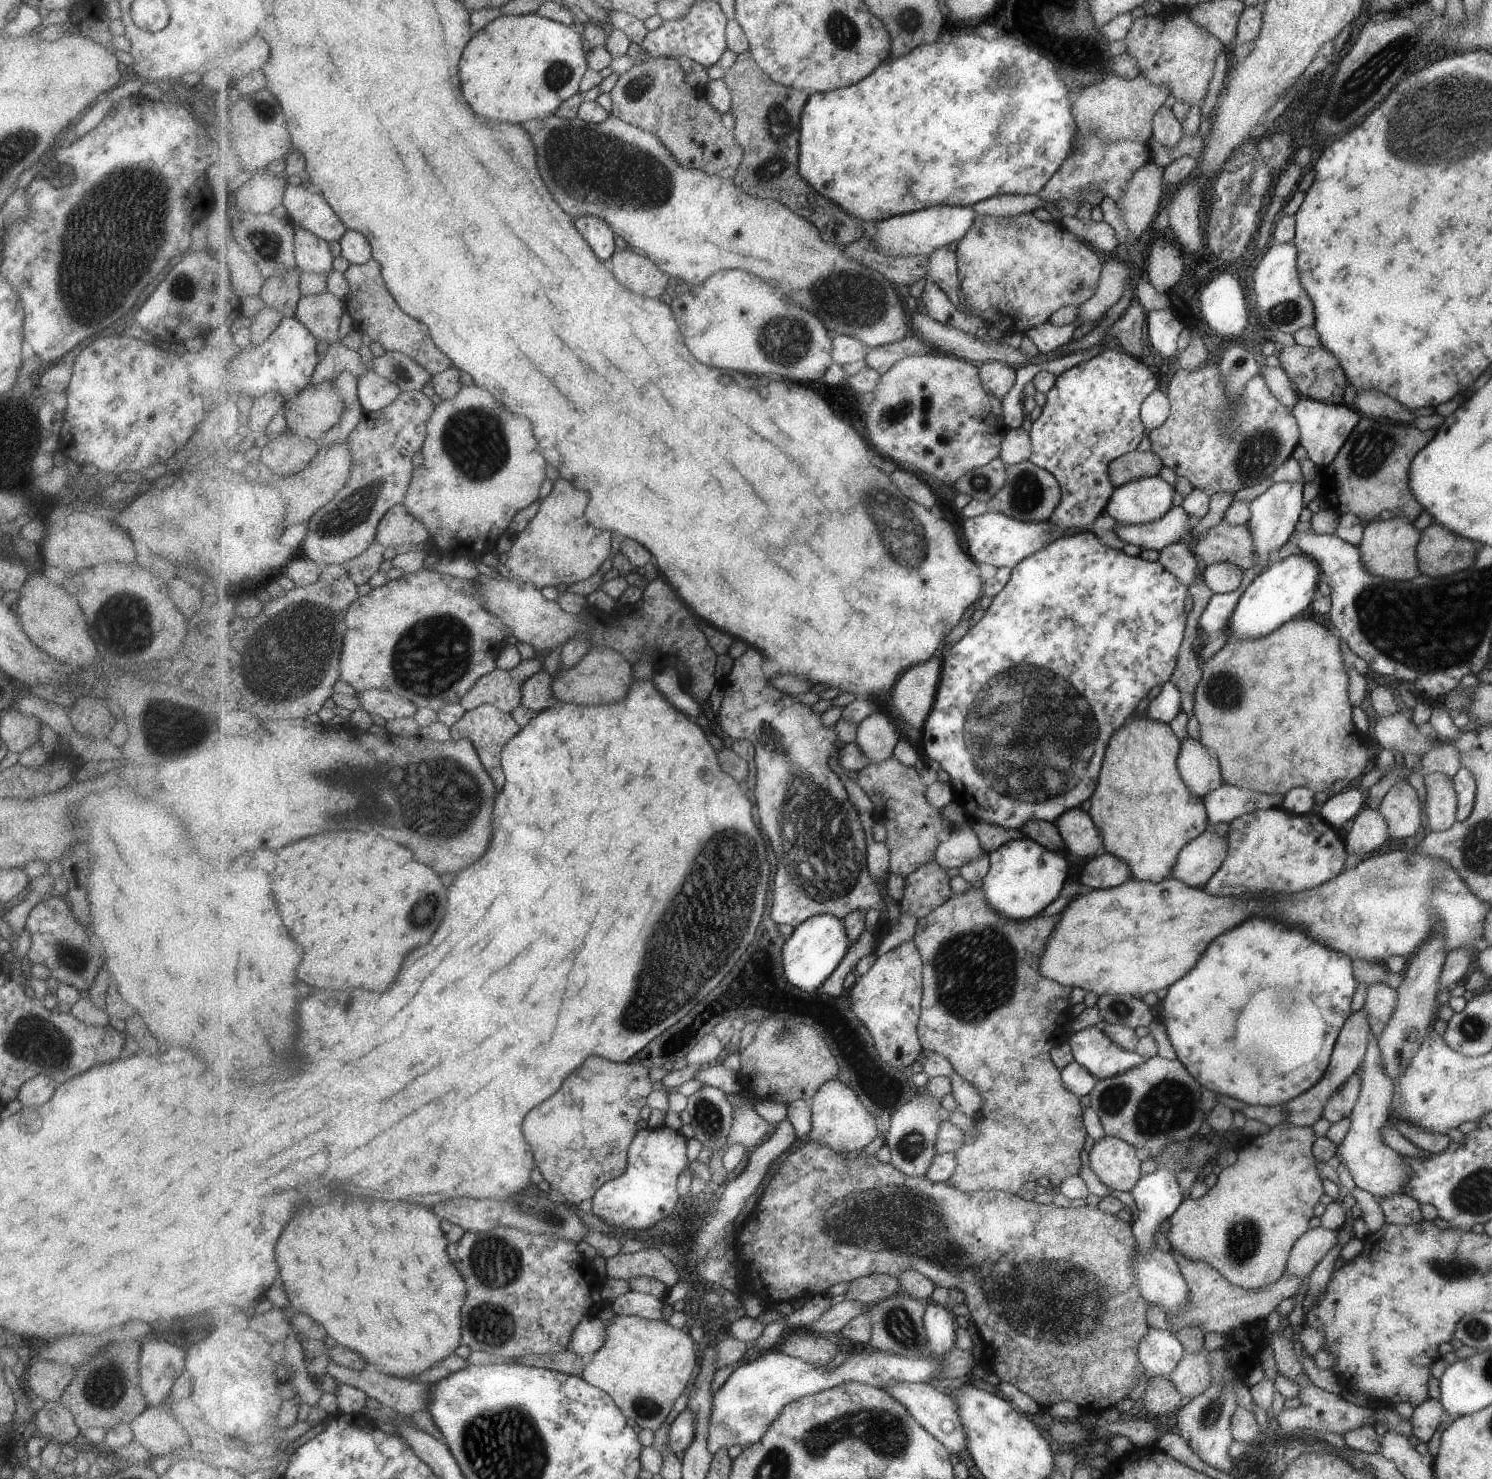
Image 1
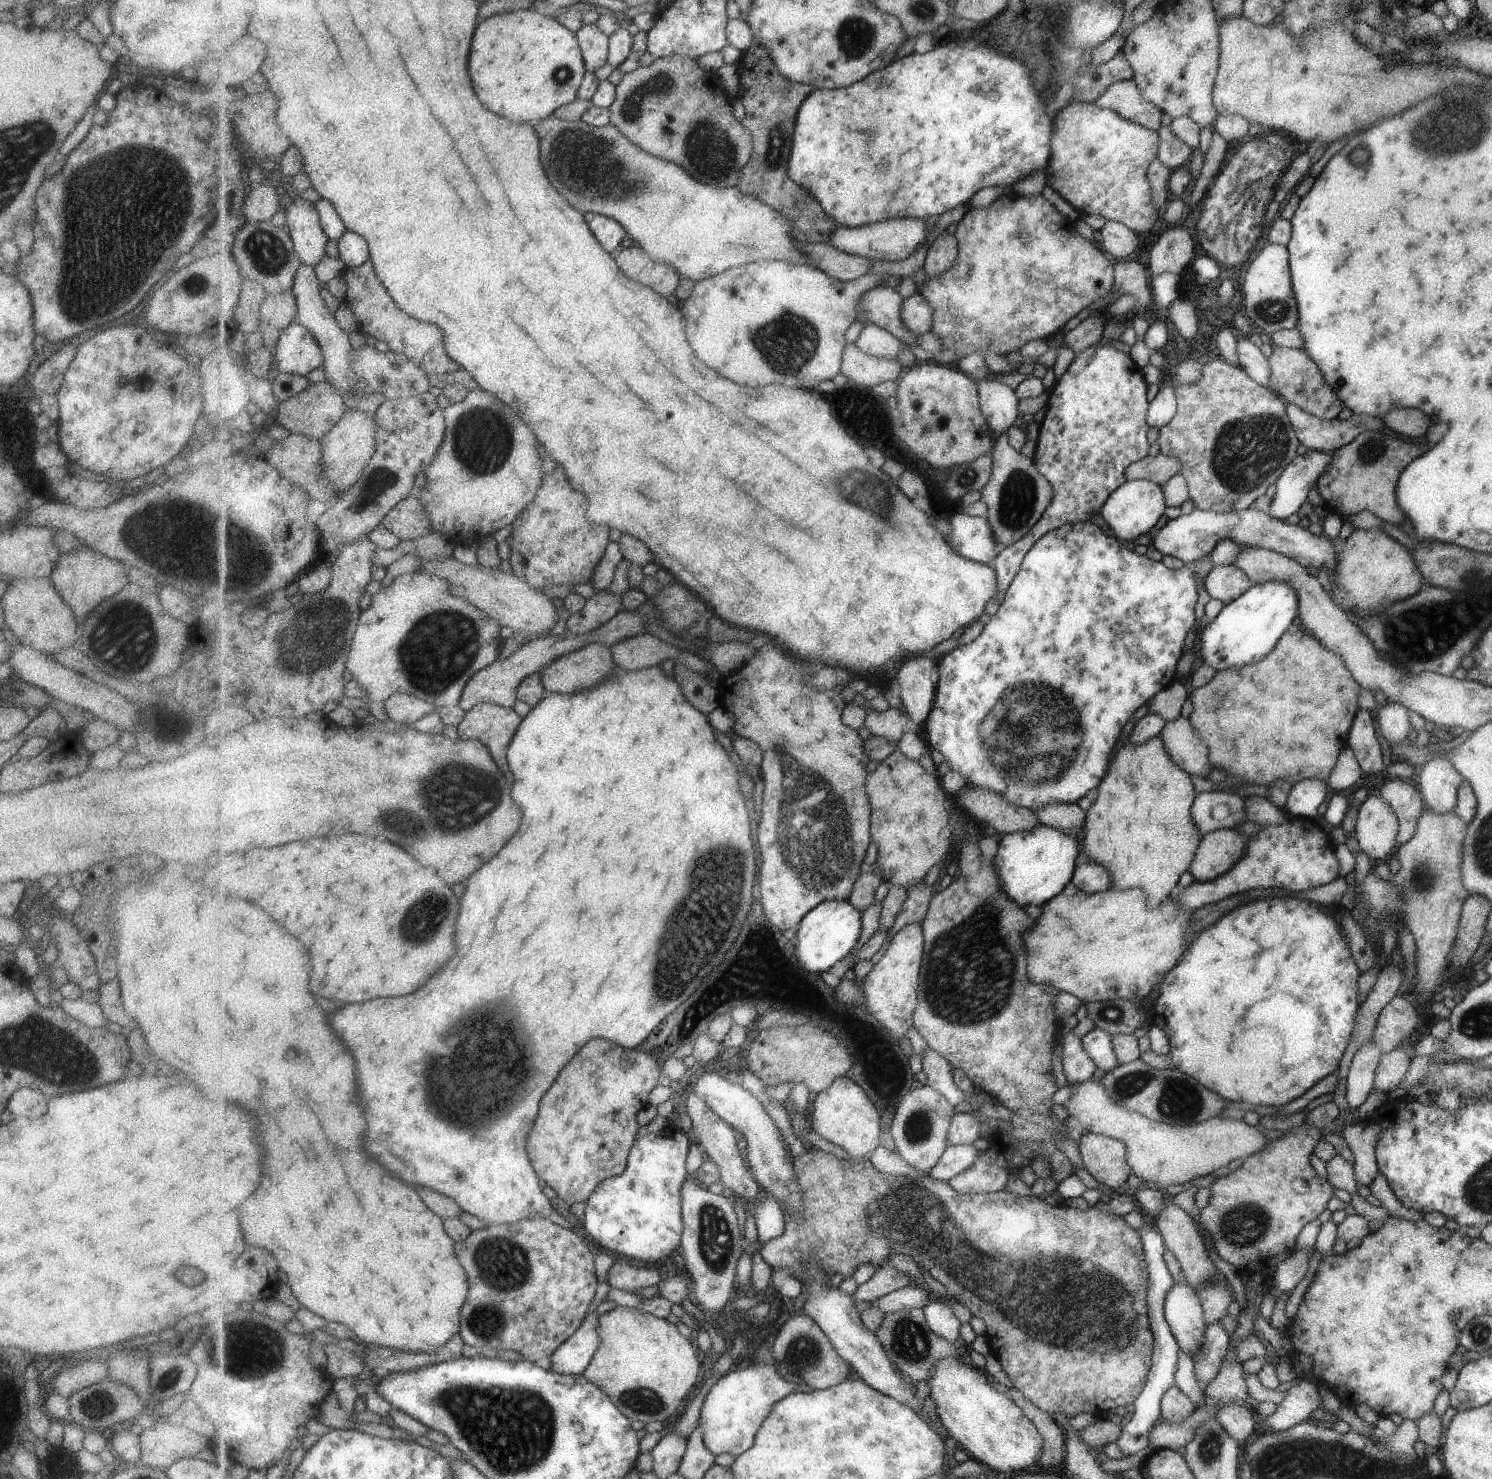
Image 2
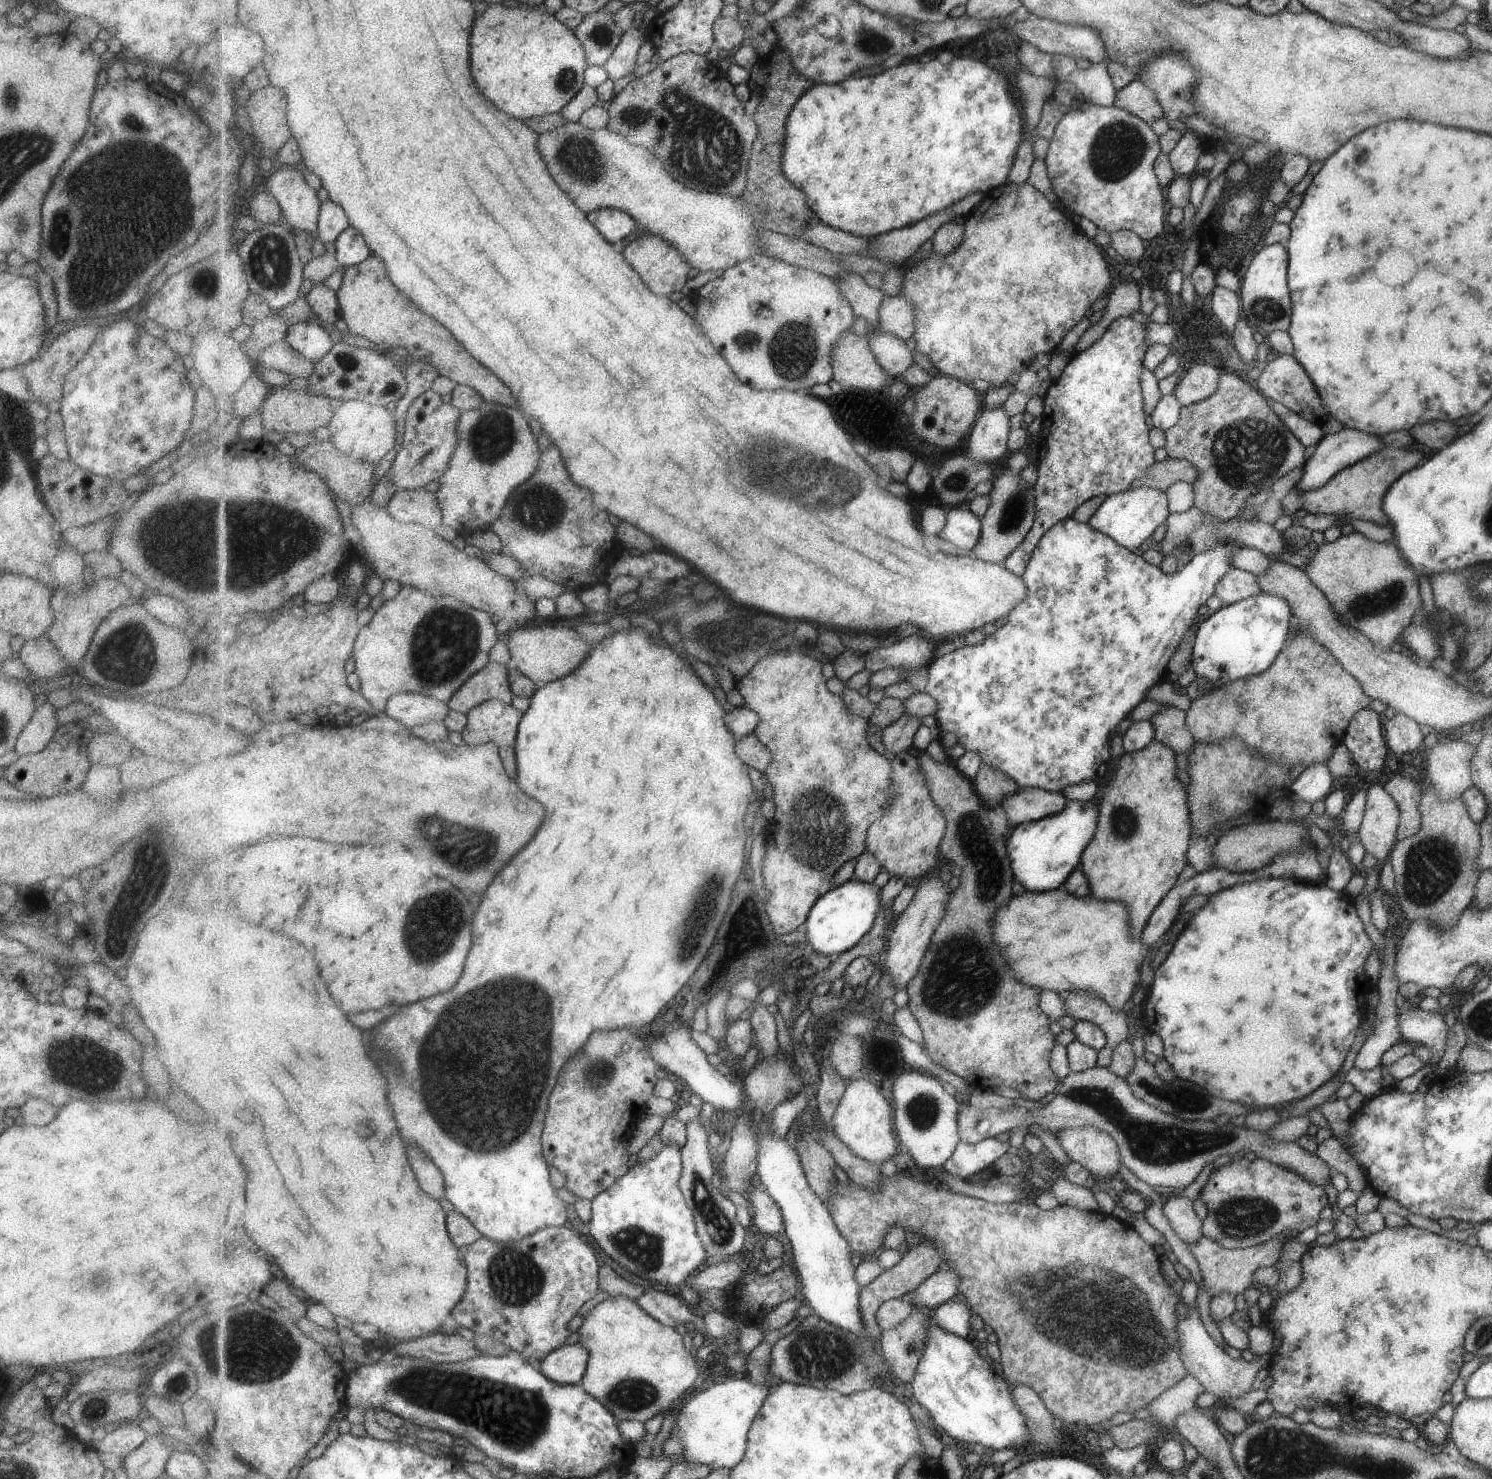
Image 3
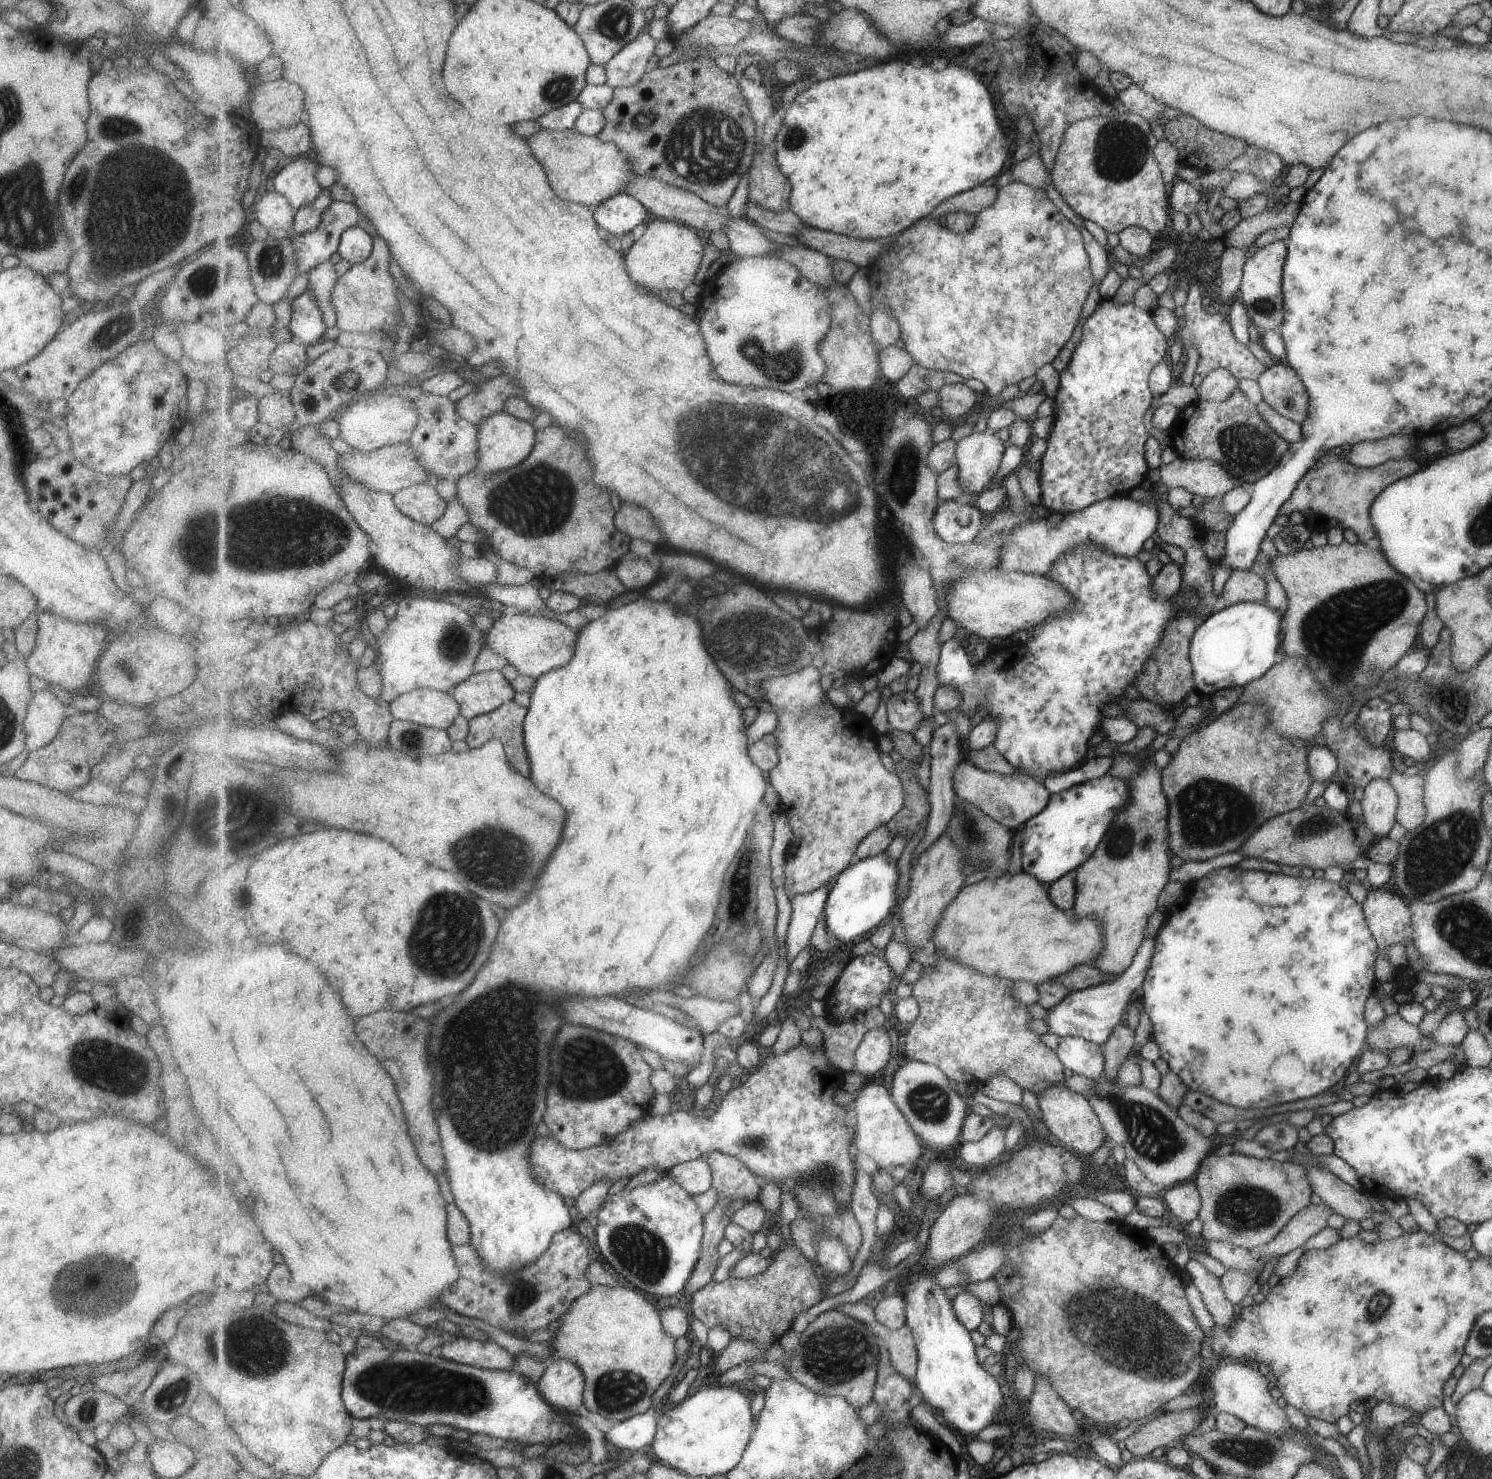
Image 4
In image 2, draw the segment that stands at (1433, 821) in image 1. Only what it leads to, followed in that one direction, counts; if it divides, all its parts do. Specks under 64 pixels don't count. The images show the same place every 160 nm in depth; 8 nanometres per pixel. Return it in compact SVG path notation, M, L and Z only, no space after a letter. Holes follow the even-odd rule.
M1433 755L1416 770L1414 779L1420 788L1421 796L1424 797L1424 803L1427 809L1434 813L1441 814L1453 810L1456 805L1456 790L1463 778L1459 772L1453 768L1453 765L1447 757L1443 755Z

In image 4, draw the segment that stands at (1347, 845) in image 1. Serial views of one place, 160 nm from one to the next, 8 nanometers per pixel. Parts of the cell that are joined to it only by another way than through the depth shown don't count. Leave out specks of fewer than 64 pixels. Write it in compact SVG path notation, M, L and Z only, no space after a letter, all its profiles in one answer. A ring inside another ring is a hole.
M1379 777L1371 779L1362 791L1359 803L1363 824L1374 834L1374 838L1382 838L1393 826L1398 796L1389 782Z

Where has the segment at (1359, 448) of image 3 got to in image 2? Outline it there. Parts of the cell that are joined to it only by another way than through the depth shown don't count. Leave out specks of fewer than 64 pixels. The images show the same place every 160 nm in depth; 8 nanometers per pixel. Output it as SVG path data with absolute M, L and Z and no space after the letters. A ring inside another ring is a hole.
M1307 449L1304 454L1297 455L1274 482L1269 516L1283 520L1290 514L1296 514L1301 502L1305 502L1309 489L1330 468L1334 452L1336 450L1321 452Z

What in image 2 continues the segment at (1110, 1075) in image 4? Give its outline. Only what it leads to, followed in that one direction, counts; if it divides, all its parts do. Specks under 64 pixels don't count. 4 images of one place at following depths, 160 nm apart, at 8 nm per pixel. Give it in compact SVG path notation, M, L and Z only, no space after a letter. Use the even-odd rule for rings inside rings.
M1109 888L1094 893L1077 890L1069 896L1058 892L1039 908L1035 924L1022 933L1029 966L1027 978L1035 984L1051 985L1058 992L1072 994L1082 1002L1125 999L1138 1006L1139 1000L1158 986L1163 974L1177 964L1187 948L1183 938L1187 930L1187 911L1176 909L1168 898L1157 907L1149 908L1147 897L1138 888L1124 891Z

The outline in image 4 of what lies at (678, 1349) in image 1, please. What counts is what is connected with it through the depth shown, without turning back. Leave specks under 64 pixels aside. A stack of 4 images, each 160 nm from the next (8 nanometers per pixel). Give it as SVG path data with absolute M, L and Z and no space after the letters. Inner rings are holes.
M593 1285L560 1316L562 1323L557 1328L556 1337L547 1342L552 1343L550 1361L565 1359L581 1367L586 1378L584 1411L596 1412L616 1425L653 1407L653 1394L669 1378L673 1364L677 1362L677 1340L664 1331L660 1313L635 1288Z

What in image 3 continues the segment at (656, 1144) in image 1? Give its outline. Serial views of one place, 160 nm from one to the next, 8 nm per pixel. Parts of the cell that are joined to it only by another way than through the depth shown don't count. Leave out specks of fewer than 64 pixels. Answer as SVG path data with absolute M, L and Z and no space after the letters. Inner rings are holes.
M663 1141L663 1148L650 1159L639 1159L629 1172L619 1178L611 1188L601 1192L592 1201L592 1215L588 1222L589 1236L602 1250L620 1266L643 1279L671 1287L683 1286L701 1268L708 1263L709 1254L699 1234L695 1216L687 1206L687 1200L680 1188L680 1179L684 1171L683 1148L677 1144Z

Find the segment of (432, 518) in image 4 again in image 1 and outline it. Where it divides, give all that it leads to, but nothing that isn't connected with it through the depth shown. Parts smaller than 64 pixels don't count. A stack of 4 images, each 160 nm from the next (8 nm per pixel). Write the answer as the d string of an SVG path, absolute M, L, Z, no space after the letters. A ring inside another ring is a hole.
M402 503L385 514L378 527L376 542L396 549L401 545L425 544L429 537L427 526L413 518Z

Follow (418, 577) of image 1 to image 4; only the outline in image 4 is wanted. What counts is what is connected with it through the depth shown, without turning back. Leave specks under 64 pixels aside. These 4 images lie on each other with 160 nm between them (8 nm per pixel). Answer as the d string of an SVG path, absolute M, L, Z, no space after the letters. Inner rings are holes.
M403 597L397 599L398 610L395 618L390 620L381 638L375 640L376 660L373 665L377 669L382 682L381 698L392 703L399 696L417 689L433 689L441 692L452 692L459 683L473 675L475 662L486 646L486 632L473 626L467 611L441 600L433 598Z

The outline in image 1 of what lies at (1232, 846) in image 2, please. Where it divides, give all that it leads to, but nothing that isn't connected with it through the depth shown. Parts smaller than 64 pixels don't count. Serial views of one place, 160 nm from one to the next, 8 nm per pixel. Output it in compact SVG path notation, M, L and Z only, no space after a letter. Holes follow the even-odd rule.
M1204 831L1191 840L1175 856L1169 876L1189 886L1204 887L1205 882L1221 867L1225 859L1227 844L1223 837Z

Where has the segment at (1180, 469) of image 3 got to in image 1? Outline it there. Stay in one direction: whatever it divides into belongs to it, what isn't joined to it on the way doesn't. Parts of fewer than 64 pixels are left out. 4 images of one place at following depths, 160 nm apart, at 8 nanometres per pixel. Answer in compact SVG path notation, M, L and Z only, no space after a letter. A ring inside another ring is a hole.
M1127 452L1108 465L1108 477L1113 488L1133 479L1158 475L1161 460L1151 452Z

